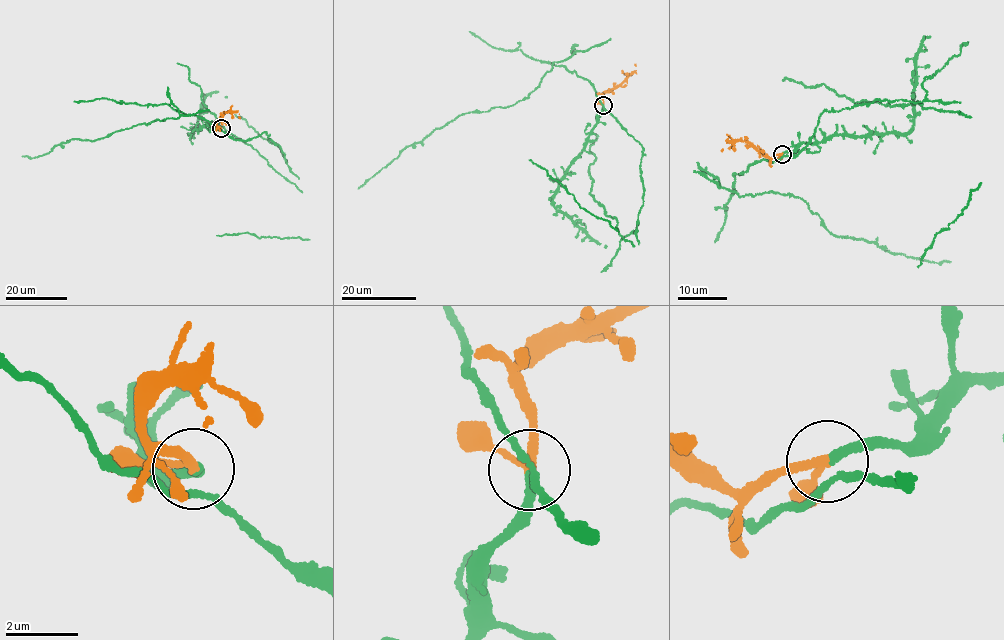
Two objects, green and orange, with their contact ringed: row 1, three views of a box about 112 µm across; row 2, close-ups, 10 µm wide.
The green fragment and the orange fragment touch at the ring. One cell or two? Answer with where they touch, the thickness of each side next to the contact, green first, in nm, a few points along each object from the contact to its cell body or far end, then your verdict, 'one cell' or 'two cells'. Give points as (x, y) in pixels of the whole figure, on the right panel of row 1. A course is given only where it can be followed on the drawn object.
at (782, 154); 160 nm thick on the green side, 190 nm on the other; green runs (782, 153), (805, 148), (824, 111), (940, 99), (961, 112), (855, 102), (784, 80); orange runs (782, 153), (769, 157), (740, 139), (727, 140), (722, 151); one cell

